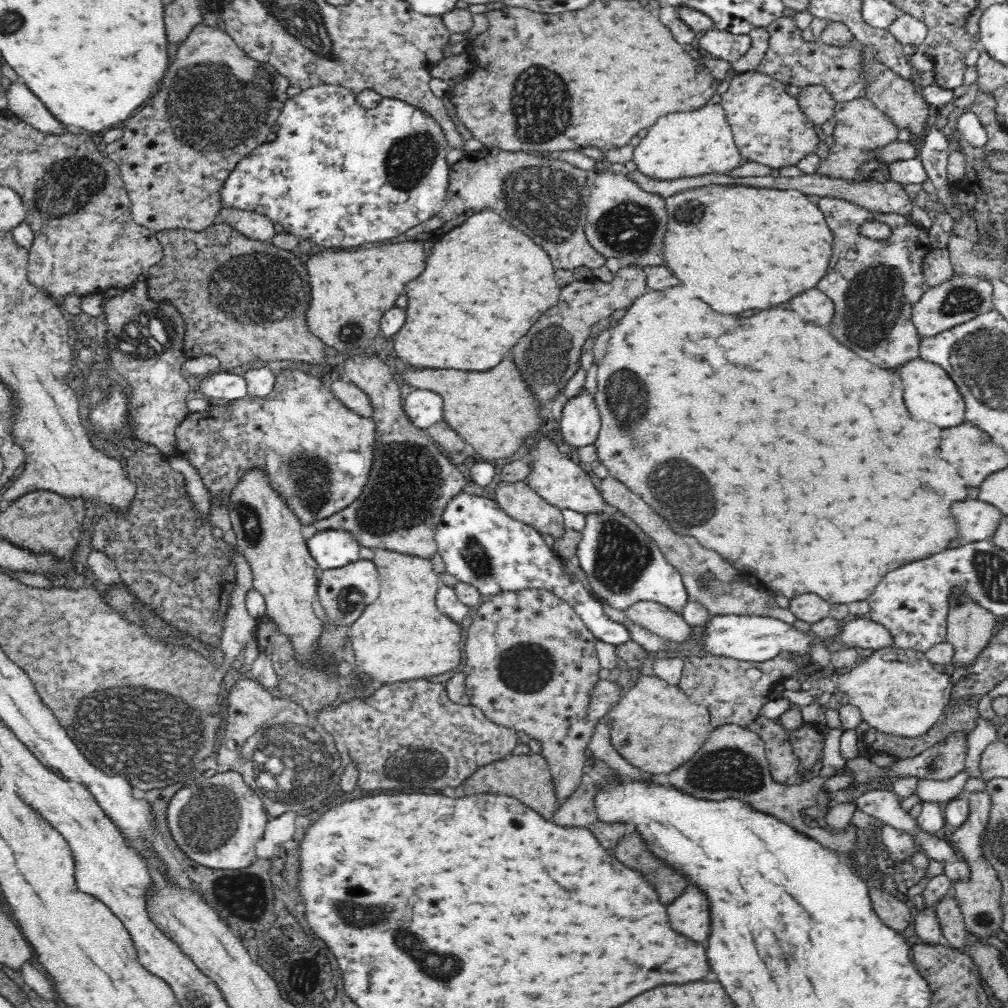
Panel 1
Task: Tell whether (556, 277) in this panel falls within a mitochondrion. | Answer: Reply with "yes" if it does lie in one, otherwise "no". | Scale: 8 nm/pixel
no

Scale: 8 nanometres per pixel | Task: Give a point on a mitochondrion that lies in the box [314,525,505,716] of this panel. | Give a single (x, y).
(481, 566)

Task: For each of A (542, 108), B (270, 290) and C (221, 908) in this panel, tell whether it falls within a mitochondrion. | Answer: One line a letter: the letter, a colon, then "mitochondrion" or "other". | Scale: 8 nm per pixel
A: mitochondrion
B: mitochondrion
C: other

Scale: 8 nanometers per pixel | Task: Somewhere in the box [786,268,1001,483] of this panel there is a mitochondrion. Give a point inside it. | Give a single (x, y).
(964, 299)

